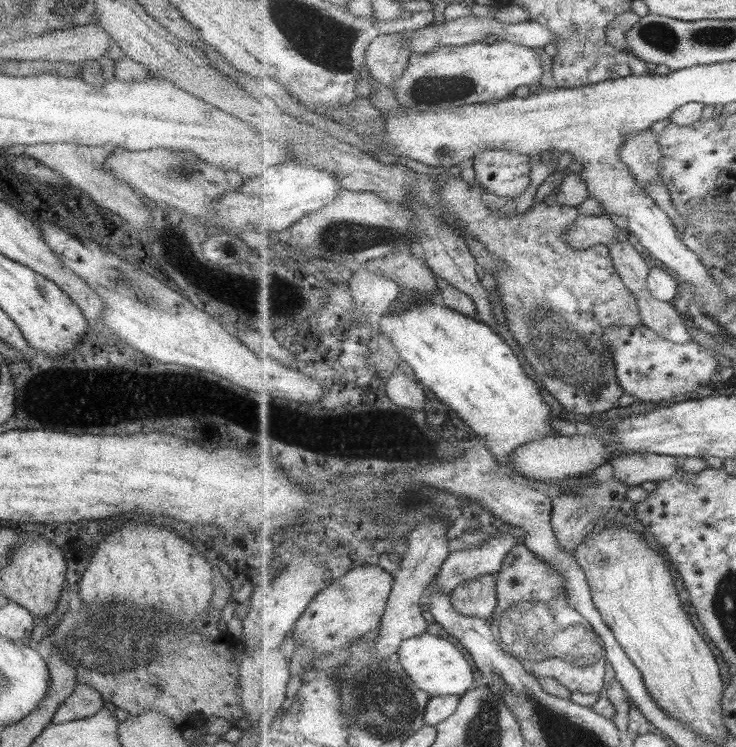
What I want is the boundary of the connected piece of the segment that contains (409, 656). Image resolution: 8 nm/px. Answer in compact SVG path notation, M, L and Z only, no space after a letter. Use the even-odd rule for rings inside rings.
M424 633L403 642L397 656L401 665L408 671L420 689L432 697L458 695L464 696L476 687L476 669L468 658L447 639L434 634Z

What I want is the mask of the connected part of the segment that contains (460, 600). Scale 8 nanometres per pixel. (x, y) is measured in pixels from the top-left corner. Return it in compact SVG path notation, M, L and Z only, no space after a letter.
M490 574L463 582L452 594L452 604L464 616L493 619L499 605L498 575Z

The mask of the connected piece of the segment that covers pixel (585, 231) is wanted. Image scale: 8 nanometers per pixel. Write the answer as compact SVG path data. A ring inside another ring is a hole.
M583 214L575 220L565 232L563 238L576 250L588 250L596 245L608 245L614 240L616 235L630 231L621 230L614 223L612 216Z

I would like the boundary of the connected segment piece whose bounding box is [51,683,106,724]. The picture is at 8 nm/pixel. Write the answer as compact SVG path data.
M77 683L72 693L54 713L51 723L60 724L70 720L94 716L104 708L105 700L98 690L88 684Z

